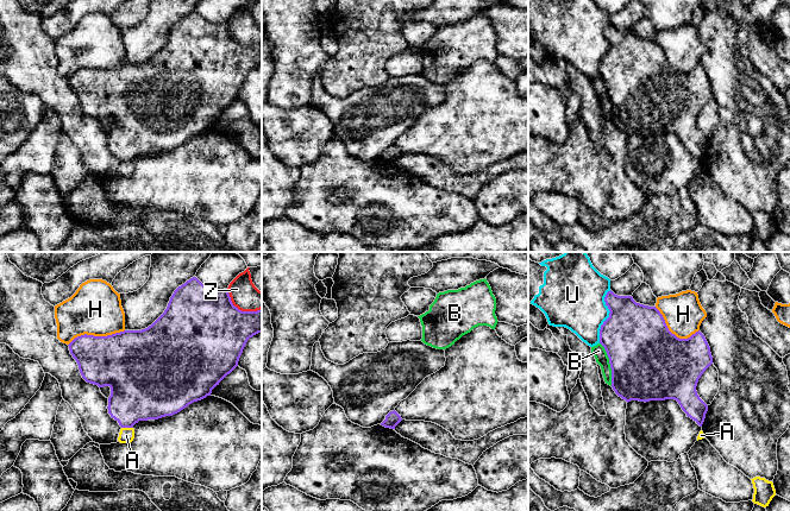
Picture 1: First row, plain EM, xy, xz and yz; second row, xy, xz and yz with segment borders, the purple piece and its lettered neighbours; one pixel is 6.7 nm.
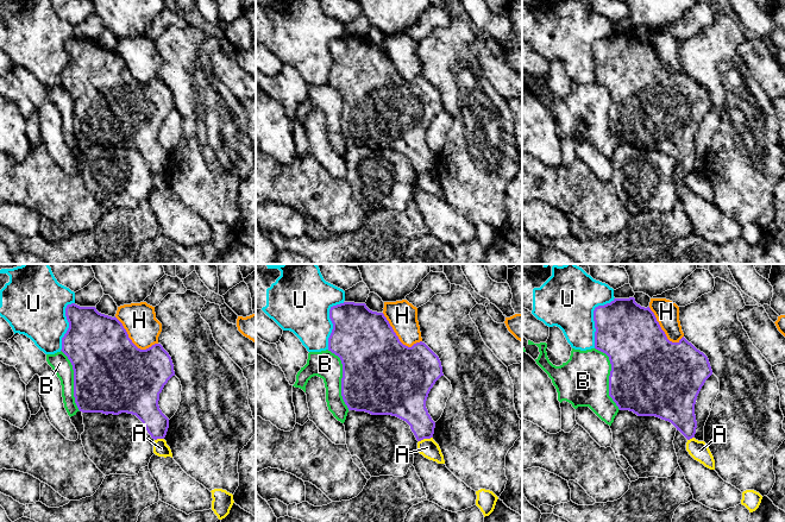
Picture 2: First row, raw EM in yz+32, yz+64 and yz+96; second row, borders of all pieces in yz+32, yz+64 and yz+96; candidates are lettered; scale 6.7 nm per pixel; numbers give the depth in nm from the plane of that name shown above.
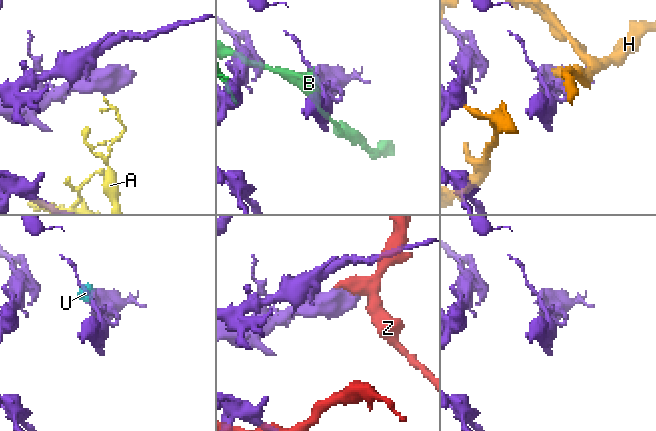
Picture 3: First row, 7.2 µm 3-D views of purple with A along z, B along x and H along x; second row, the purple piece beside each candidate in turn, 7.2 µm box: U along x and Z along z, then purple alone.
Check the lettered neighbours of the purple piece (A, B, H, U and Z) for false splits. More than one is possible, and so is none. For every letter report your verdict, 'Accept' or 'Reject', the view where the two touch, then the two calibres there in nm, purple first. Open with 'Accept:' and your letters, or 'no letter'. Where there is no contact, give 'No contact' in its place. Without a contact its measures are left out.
Accept: no letter
A: Reject. Touches purple in xy. Thickness 380 nm (purple) against 110 nm
B: Reject. Touches purple in yz. Thickness 500 nm (purple) against 90 nm
H: Reject. Touches purple in xy. Thickness 380 nm (purple) against 360 nm
U: Reject. Touches purple in yz. Thickness 440 nm (purple) against 380 nm
Z: Reject. Touches purple in xy. Thickness 500 nm (purple) against 190 nm

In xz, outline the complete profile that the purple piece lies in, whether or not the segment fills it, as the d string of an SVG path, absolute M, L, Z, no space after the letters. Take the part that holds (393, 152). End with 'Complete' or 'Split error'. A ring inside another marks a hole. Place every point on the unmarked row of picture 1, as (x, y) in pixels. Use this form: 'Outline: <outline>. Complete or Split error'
Outline: M394 144L390 145L385 153L381 157L381 159L390 163L395 163L395 160L402 154L401 150Z. Complete

